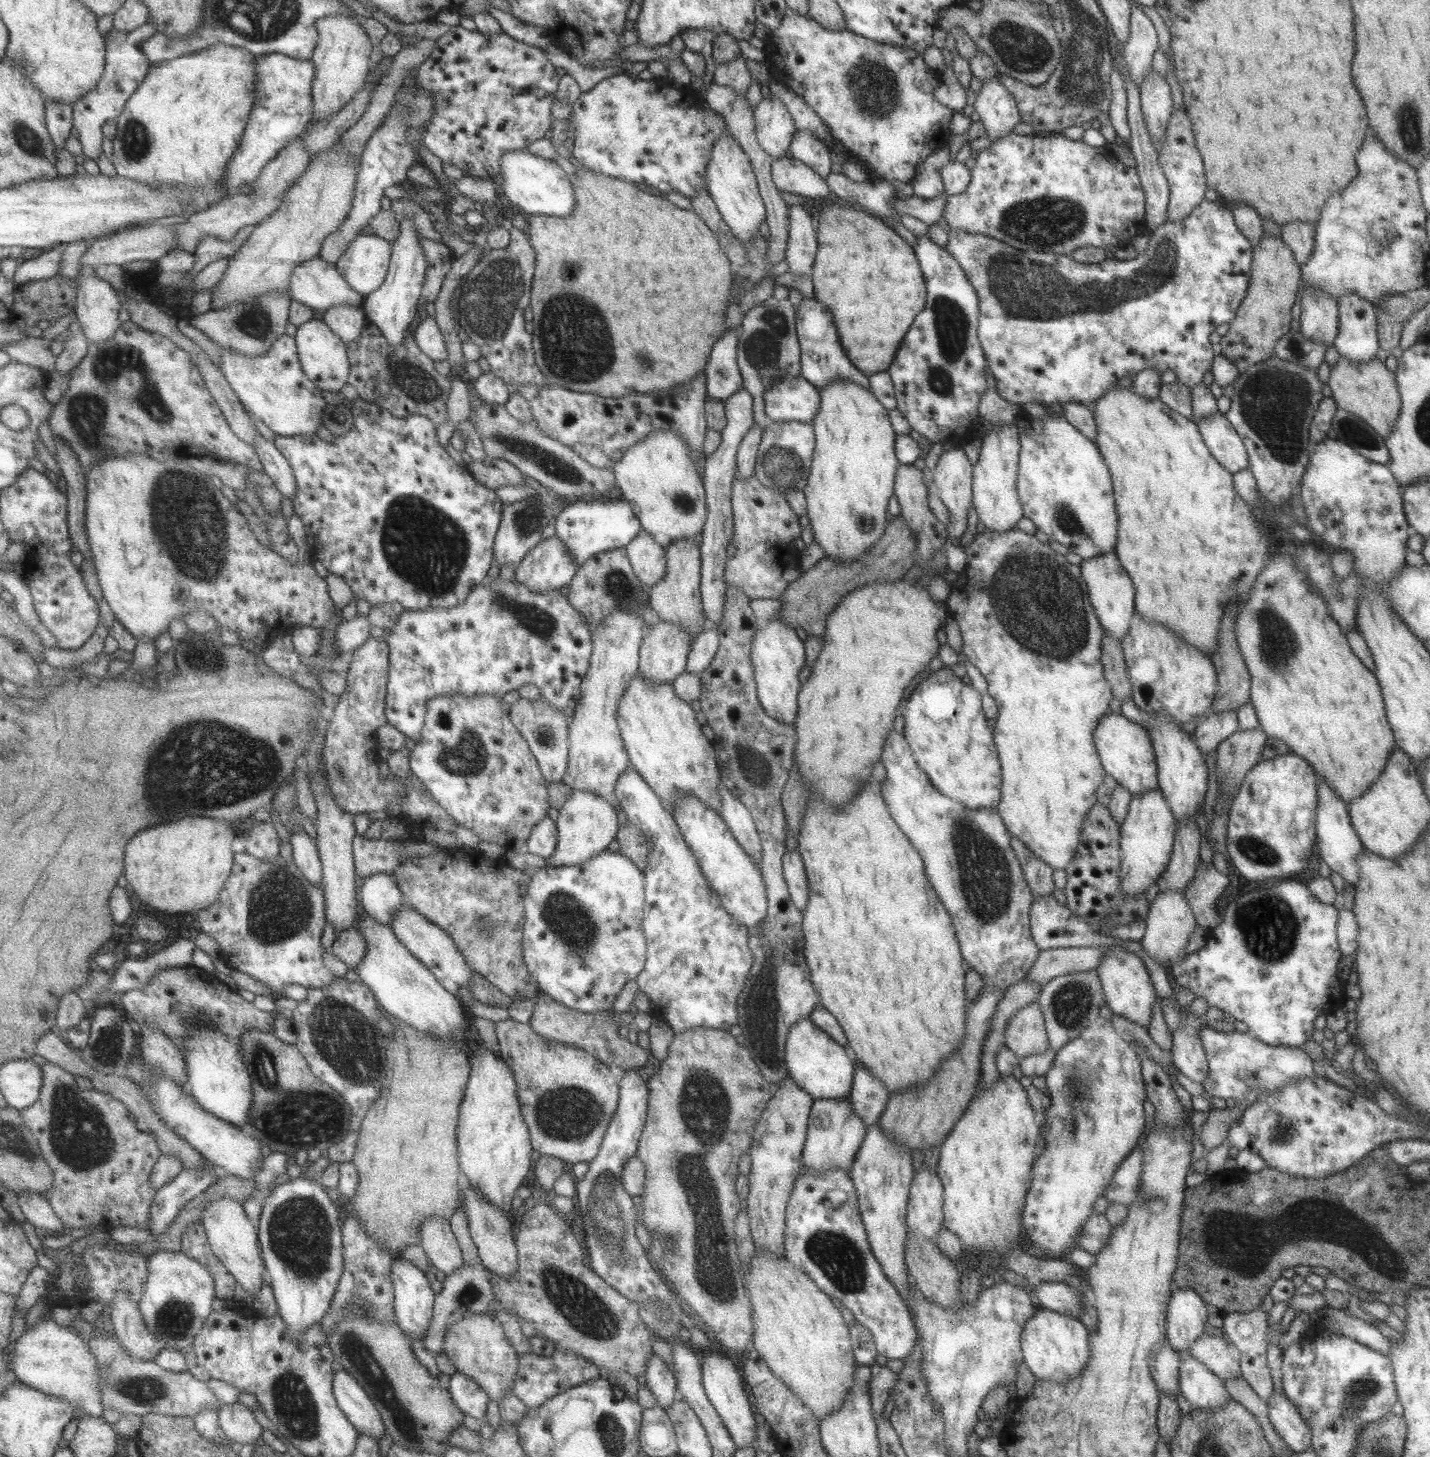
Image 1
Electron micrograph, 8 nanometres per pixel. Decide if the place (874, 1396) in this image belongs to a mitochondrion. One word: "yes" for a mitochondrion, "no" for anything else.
no

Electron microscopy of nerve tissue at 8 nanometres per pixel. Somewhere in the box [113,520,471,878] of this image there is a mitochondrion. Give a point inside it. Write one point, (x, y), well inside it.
(206, 769)

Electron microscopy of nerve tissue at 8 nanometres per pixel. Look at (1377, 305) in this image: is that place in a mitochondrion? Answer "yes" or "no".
no

